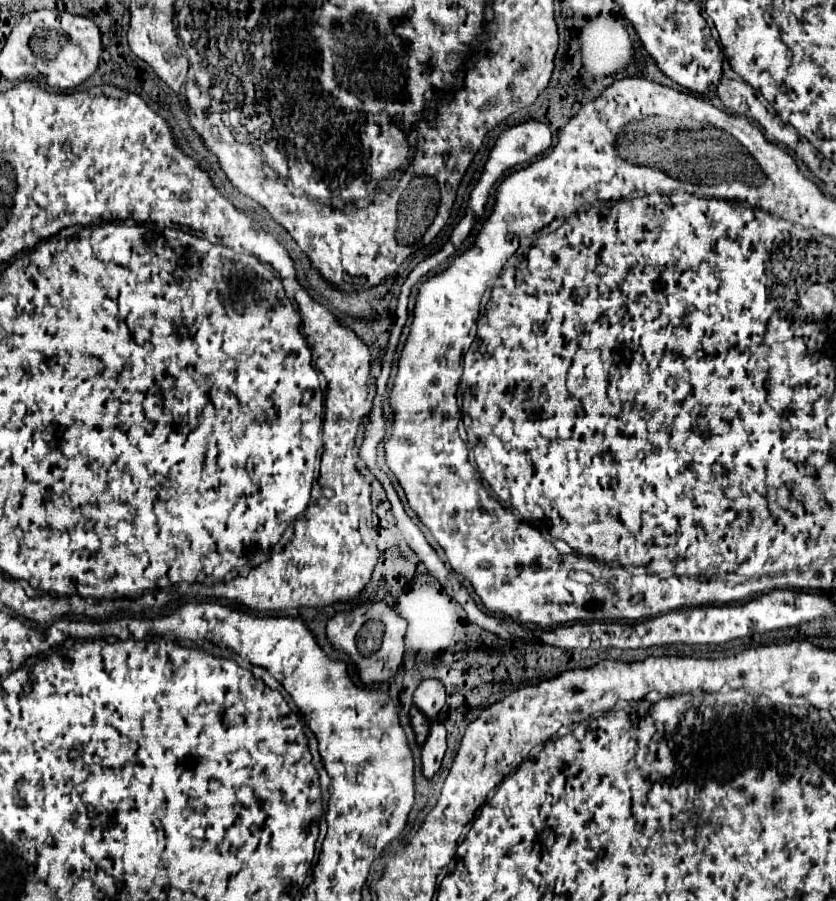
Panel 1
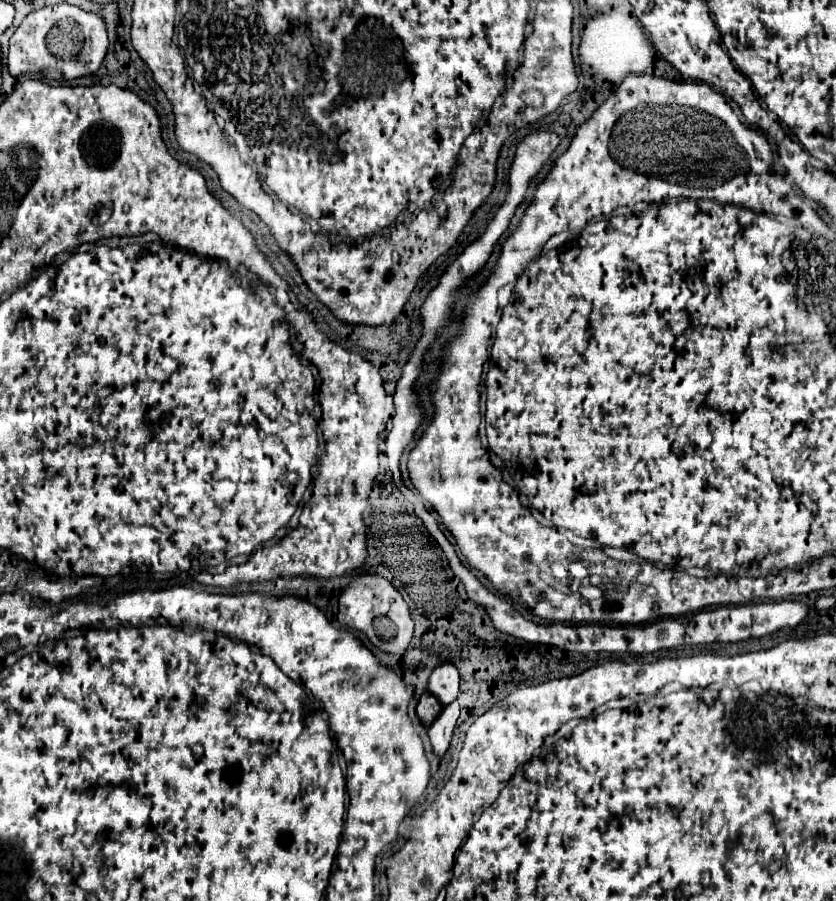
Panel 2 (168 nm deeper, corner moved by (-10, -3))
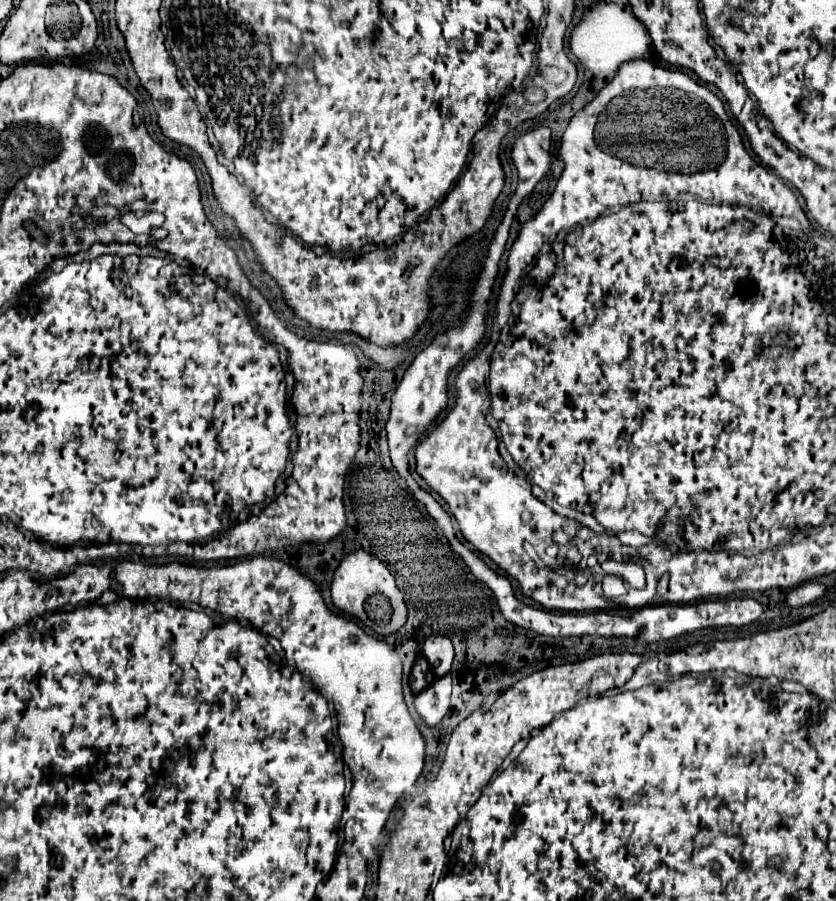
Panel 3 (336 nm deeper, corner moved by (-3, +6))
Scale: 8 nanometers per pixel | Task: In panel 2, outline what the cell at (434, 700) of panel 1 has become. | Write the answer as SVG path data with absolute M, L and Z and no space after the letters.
M444 662L432 672L428 680L428 692L436 696L444 706L448 706L448 702L454 702L458 698L458 682L460 676L456 666Z

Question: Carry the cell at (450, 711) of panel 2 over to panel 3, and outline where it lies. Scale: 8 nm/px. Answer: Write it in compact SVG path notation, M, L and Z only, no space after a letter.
M451 675L435 679L415 697L415 709L429 727L435 727L449 709L451 697Z

